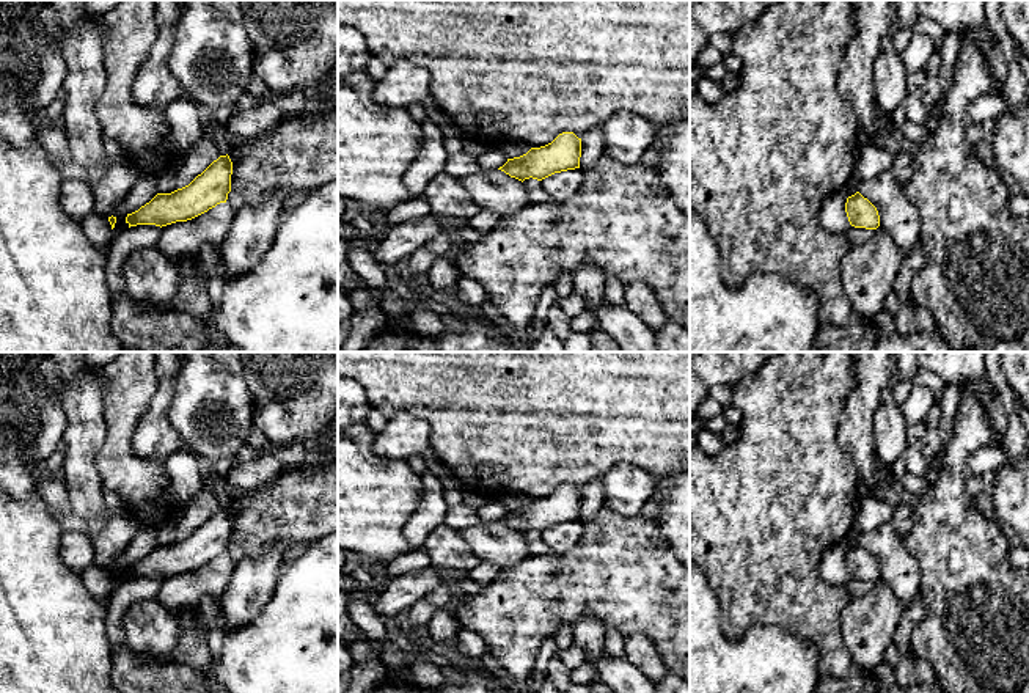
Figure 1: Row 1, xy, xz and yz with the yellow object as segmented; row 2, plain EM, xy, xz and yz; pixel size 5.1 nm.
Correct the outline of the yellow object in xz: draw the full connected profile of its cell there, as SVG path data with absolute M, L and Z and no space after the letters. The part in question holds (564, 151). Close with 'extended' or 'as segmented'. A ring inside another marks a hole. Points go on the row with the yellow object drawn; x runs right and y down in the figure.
M562 132L545 146L507 159L498 170L522 182L529 178L542 181L555 173L580 168L580 157L581 138L573 132Z | as segmented

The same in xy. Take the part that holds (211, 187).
M220 156L189 185L171 193L157 193L138 211L127 214L126 223L167 226L192 220L220 203L226 203L231 192L233 162Z | as segmented

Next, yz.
M859 192L847 198L845 212L855 228L877 229L880 226L877 207Z | as segmented

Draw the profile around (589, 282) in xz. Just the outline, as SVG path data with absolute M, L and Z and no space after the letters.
M584 264L572 275L573 289L586 300L586 310L597 316L605 300L605 273L594 264Z

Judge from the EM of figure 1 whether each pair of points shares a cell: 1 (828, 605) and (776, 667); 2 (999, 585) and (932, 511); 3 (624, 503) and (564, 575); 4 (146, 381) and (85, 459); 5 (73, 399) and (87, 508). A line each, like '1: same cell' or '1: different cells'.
1: different cells
2: same cell
3: different cells
4: different cells
5: same cell

